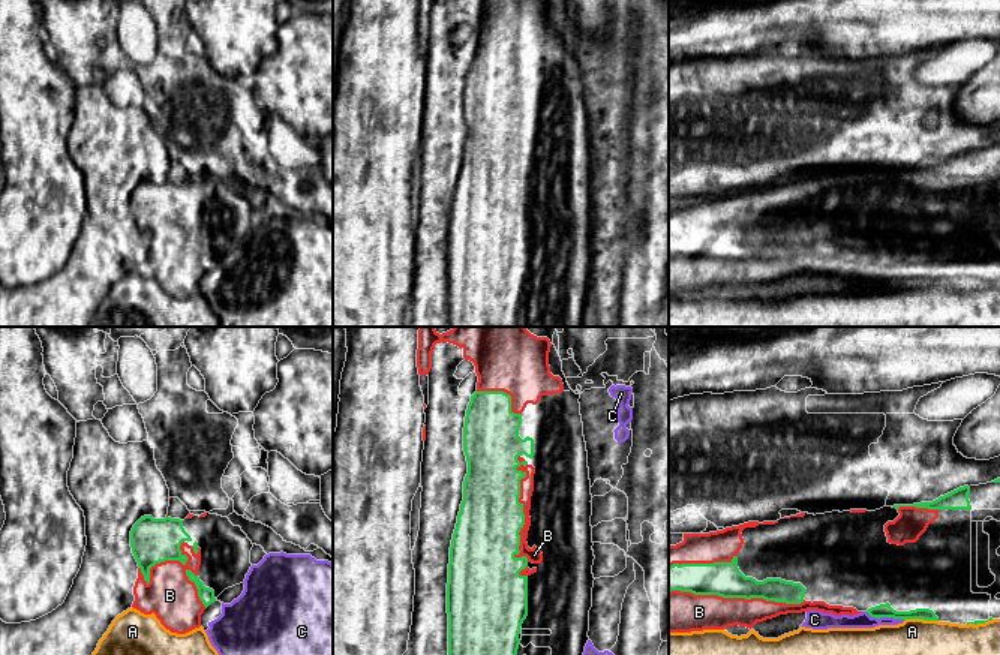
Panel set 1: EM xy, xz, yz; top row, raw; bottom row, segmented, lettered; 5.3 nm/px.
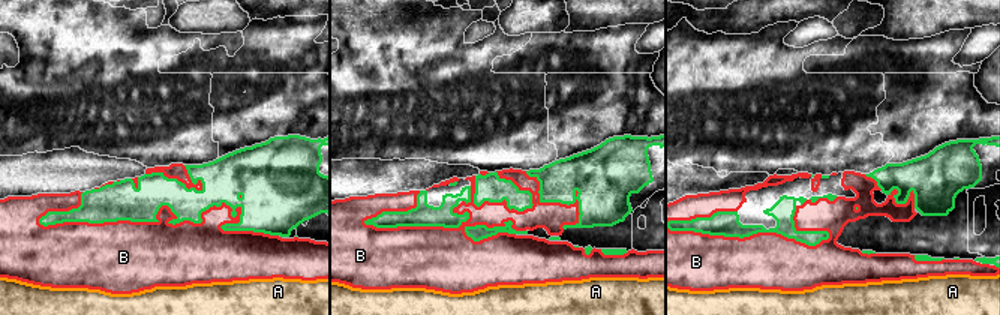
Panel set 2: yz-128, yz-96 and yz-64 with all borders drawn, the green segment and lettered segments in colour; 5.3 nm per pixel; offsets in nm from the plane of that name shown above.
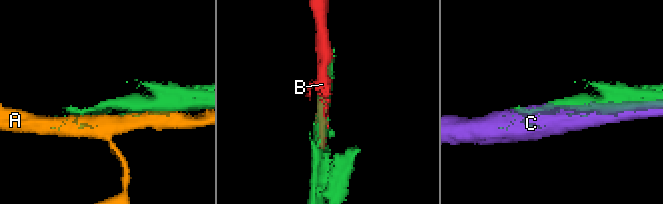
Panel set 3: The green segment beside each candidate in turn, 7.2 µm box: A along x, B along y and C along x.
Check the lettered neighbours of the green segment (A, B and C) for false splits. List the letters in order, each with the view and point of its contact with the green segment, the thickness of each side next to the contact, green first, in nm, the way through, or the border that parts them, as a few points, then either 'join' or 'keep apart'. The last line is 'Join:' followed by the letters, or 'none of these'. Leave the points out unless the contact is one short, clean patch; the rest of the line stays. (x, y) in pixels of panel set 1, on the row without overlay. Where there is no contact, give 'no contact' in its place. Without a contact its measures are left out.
A: yz (921, 282) | 80/460 nm | keep apart
B: xz (522, 174) | 360/90 nm | join
C: yz (885, 281) | 80/80 nm | keep apart
Join: B

